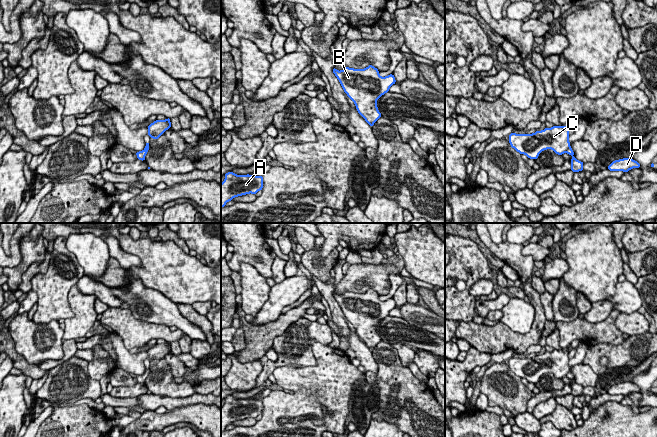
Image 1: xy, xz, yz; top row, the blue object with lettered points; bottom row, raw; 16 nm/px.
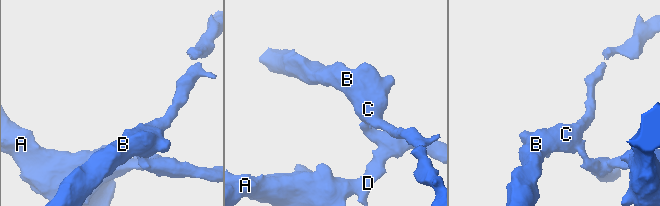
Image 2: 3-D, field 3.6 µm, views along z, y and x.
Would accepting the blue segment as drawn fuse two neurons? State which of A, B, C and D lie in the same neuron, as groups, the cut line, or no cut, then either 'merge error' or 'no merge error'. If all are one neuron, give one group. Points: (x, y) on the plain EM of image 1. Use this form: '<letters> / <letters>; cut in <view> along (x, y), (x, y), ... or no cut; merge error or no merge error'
A D / B C; cut in yz along (570, 370), (565, 375); merge error

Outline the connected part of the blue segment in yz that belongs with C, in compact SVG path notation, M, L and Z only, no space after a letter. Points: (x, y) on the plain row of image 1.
M564 349L546 351L533 358L511 357L508 365L517 376L536 384L539 378L546 373L552 373L558 379L565 377L570 371L568 354L569 351Z

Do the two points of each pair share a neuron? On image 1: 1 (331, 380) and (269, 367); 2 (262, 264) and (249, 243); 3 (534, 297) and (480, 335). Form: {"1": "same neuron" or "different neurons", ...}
{"1": "different neurons", "2": "same neuron", "3": "same neuron"}

